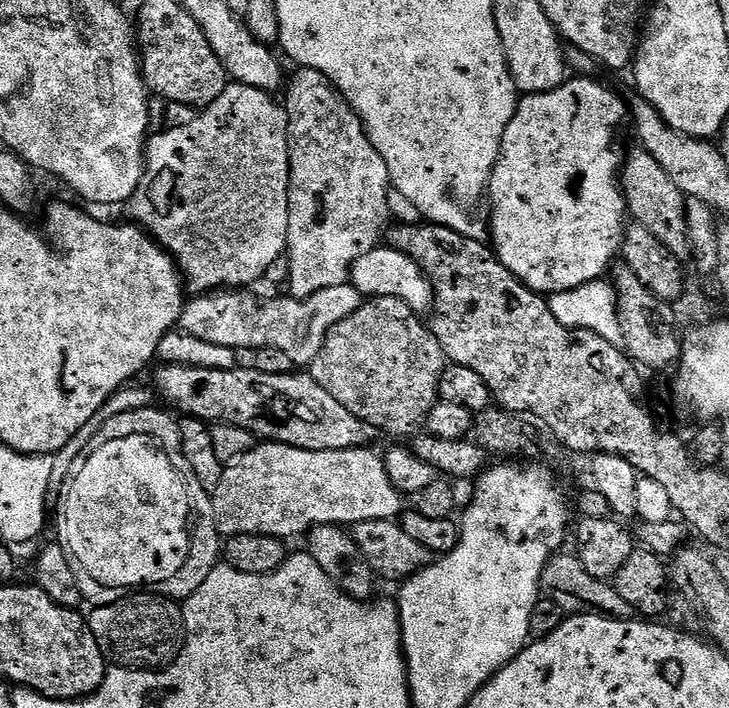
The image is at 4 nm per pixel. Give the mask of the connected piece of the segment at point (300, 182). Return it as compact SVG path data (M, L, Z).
M300 68L292 76L292 81L287 81L288 104L288 246L286 261L288 260L288 288L293 297L297 300L306 300L308 296L318 293L318 290L325 290L330 286L342 286L349 283L349 276L352 267L358 258L367 254L368 251L381 243L382 233L385 231L388 220L388 194L390 195L390 181L388 179L388 167L386 162L374 150L374 146L368 140L364 132L364 125L361 124L355 112L344 103L335 88L329 84L327 78L318 70Z

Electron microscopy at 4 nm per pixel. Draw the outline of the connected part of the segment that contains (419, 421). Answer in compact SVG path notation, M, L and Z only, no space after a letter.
M371 297L365 299L361 307L348 318L338 322L330 329L321 346L320 352L313 358L310 375L354 418L370 422L377 433L388 436L411 438L425 427L432 407L438 402L440 376L446 367L446 357L440 343L434 339L427 327L420 325L421 317L412 311L404 301L392 297Z

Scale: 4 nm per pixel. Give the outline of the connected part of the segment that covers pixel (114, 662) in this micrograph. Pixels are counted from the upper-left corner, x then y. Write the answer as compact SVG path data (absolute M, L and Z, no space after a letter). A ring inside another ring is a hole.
M131 594L125 595L123 598L112 602L111 604L102 604L93 607L92 613L87 613L88 629L94 634L94 638L98 642L98 646L102 650L105 661L109 665L117 668L126 668L129 670L160 670L172 663L179 656L180 651L184 648L184 610L179 603L175 604L172 600L163 600L160 596L152 596L156 594Z

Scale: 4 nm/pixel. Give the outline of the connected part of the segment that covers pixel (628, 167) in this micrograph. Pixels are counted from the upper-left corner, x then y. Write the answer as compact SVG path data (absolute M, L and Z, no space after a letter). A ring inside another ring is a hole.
M635 150L623 161L618 172L618 187L624 196L624 207L627 215L637 224L641 224L662 246L671 252L684 254L690 248L687 218L685 216L685 195L674 186L670 174L654 162L649 152Z

